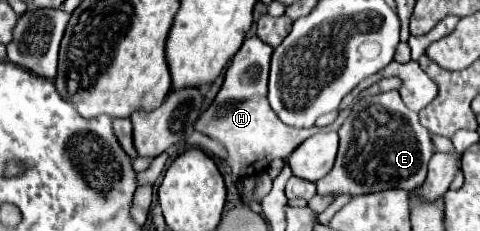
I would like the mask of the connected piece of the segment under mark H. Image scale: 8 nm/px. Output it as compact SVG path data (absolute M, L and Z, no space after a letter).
M257 36L247 38L239 52L233 56L231 66L225 72L225 82L215 96L213 104L199 116L195 122L197 132L221 142L227 150L225 162L229 164L235 176L251 176L261 174L267 170L269 162L275 158L289 158L291 152L307 137L315 132L315 127L304 132L285 126L277 114L271 110L267 102L267 76L269 76L269 62L271 62L273 48L261 42Z

